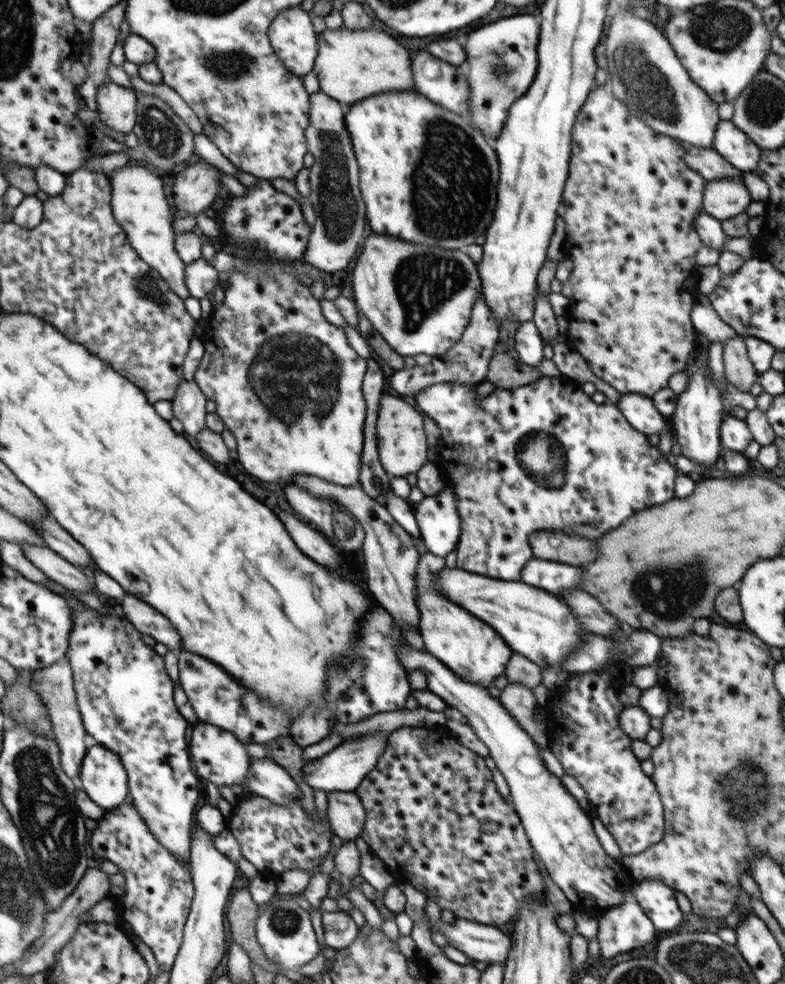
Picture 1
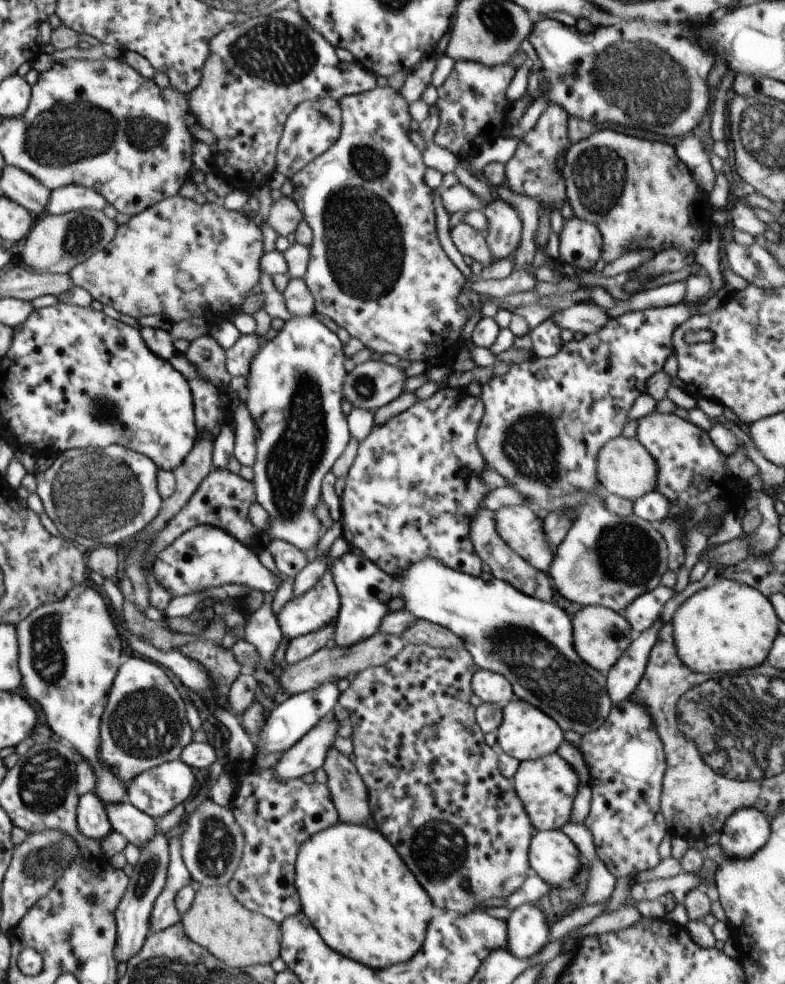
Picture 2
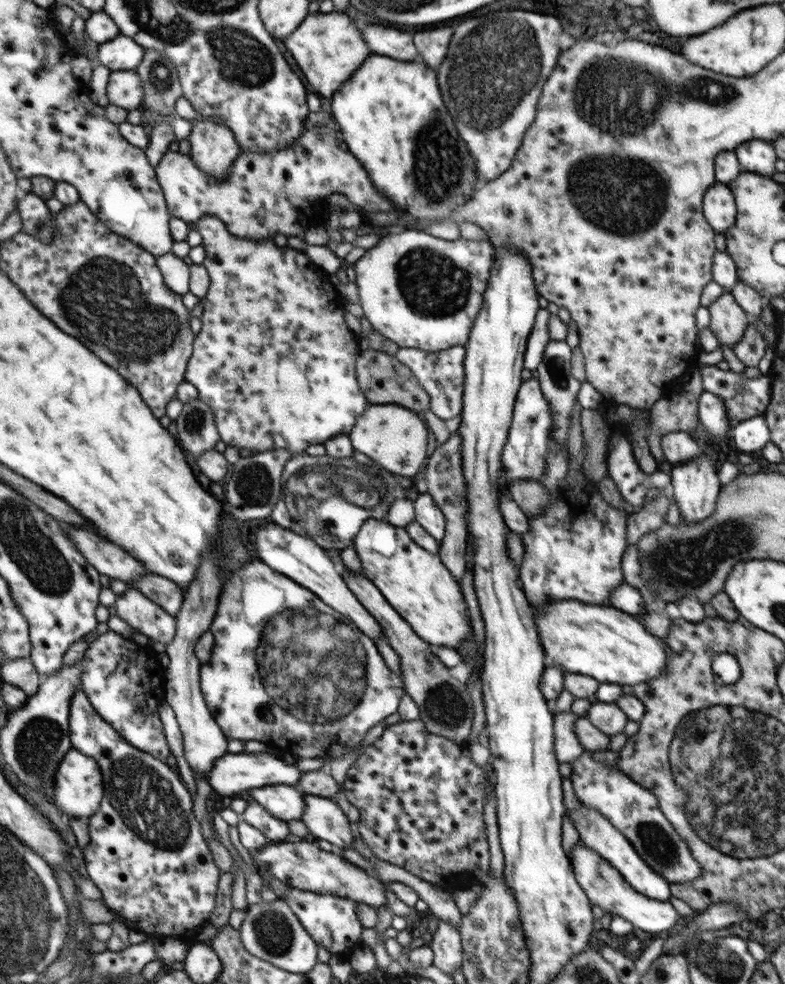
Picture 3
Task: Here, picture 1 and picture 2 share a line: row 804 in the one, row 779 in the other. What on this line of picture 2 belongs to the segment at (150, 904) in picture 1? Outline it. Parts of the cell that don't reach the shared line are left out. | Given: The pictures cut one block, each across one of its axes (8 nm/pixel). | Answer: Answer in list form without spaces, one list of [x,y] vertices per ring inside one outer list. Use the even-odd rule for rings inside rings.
[[[129,655],[117,672],[118,680],[114,680],[114,692],[110,692],[110,708],[106,709],[106,724],[101,724],[101,744],[99,759],[104,762],[107,769],[113,770],[127,783],[136,779],[138,775],[149,771],[151,768],[170,761],[178,761],[182,749],[192,742],[192,728],[186,720],[184,702],[170,682],[163,666],[148,658],[139,658]]]

